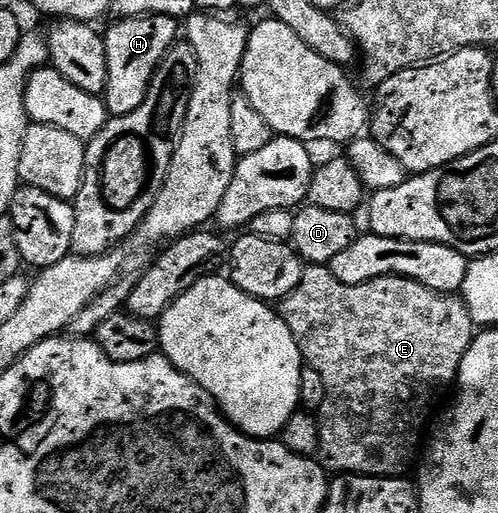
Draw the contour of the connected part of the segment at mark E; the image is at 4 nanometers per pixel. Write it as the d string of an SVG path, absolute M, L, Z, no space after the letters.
M308 265L298 287L294 287L294 291L290 291L290 295L286 295L284 300L279 302L278 312L286 323L286 327L290 327L290 331L294 335L300 348L300 354L304 356L305 366L318 371L318 375L322 375L322 383L326 383L328 388L326 399L318 411L320 418L320 452L318 457L325 470L337 469L335 472L340 475L359 475L362 477L404 477L407 474L407 469L412 465L412 460L415 457L417 460L418 450L422 445L420 432L423 431L424 424L427 423L428 416L431 415L432 408L436 405L436 400L448 388L449 392L455 386L462 359L472 345L474 322L470 311L464 306L463 296L439 293L409 277L379 277L373 281L351 285L337 279L327 265Z

